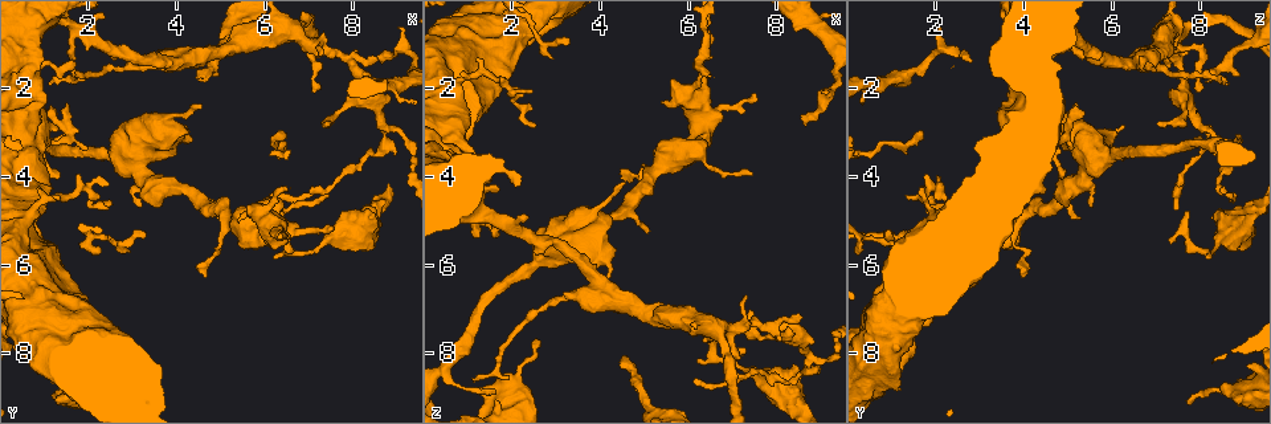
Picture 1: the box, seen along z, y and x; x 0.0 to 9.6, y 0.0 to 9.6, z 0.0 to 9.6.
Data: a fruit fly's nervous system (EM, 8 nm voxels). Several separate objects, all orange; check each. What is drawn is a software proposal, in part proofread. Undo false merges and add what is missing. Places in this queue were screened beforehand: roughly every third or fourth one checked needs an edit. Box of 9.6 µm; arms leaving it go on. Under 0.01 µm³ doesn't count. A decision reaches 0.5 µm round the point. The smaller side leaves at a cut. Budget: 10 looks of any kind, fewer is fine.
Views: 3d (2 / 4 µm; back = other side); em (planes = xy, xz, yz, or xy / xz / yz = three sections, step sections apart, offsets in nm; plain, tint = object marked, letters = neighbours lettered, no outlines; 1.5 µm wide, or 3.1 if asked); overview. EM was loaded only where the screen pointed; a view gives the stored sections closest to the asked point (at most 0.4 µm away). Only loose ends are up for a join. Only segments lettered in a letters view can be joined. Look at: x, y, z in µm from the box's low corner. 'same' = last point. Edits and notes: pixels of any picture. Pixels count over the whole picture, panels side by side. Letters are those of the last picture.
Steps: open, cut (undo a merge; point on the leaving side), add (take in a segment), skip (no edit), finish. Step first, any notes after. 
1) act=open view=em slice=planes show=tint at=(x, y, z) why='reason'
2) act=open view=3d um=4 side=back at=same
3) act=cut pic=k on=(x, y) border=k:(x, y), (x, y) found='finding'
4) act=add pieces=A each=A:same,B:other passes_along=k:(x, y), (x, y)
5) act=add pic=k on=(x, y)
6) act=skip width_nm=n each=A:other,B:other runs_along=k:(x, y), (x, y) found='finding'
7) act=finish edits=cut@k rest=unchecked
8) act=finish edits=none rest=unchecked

act=open view=em slice=planes show=letters at=(4.50, 1.70, 8.10) why='free end'

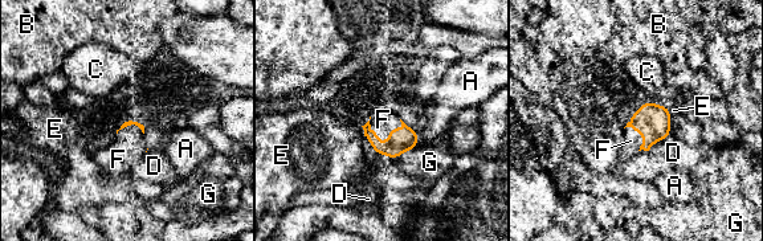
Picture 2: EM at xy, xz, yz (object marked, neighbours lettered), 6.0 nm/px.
act=add pieces=F each=A:other,B:other,C:other,D:other,E:other,F:same,G:other found='it goes on there'

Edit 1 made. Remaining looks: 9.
act=open view=overview why='redraw'

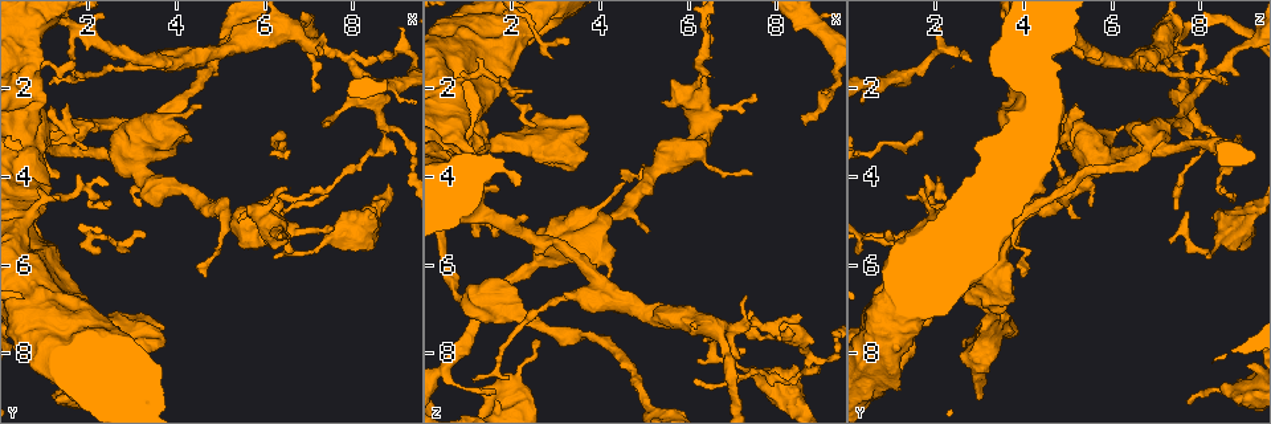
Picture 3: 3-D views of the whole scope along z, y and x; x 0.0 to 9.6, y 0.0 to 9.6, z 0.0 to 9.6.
act=open view=3d um=4 side=back at=(1.65, 3.30, 8.85) why='tapers out'

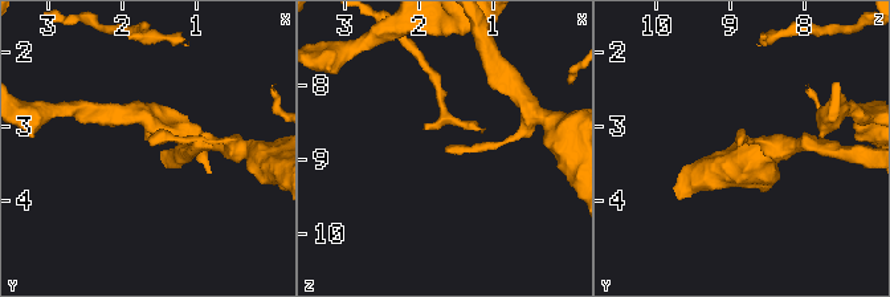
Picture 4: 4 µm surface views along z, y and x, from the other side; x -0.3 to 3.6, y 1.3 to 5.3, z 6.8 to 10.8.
act=open view=em slice=yz step=8 show=letters at=(1.60, 3.25, 8.90) why='shape alone is not enough'

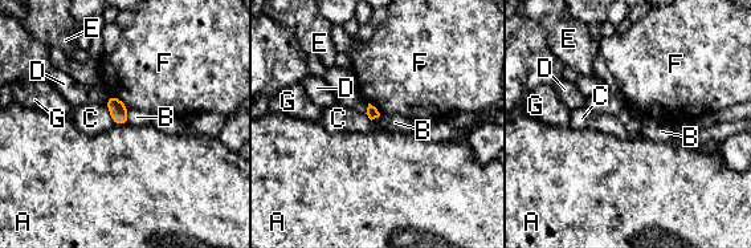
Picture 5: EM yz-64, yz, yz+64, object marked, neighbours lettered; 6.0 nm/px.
act=skip width_nm=70 each=A:other,B:other,C:other,D:other,E:other,F:other,G:other border=5:(129, 109), (126, 122) found='none of them fits'

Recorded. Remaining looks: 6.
act=open view=em um=3.1 slice=planes show=letters at=(2.20, 8.85, 8.70)

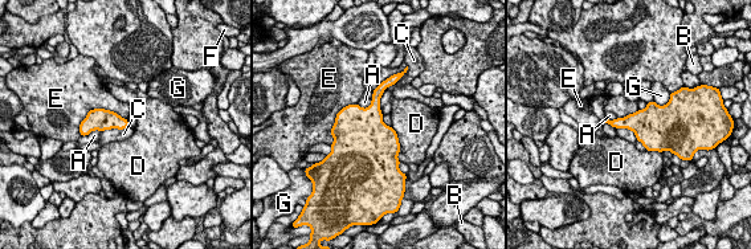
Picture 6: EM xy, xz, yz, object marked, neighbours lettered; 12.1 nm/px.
act=skip each=A:other,B:other,C:other,D:other,E:other,F:other,G:other border=6:(126, 119), (92, 109), (80, 125) found='all the same cell'

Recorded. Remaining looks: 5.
act=open view=em slice=yz step=8 show=tint at=(2.50, 5.35, 0.75) why='a narrow waist'

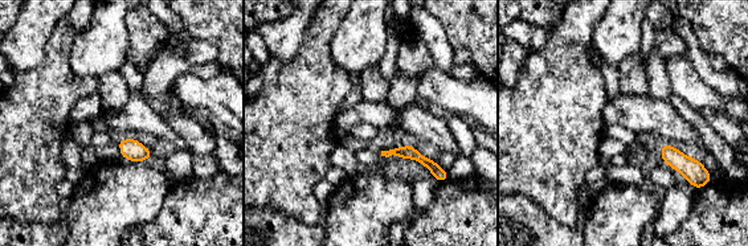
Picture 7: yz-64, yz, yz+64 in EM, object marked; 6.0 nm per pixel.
act=open view=em slice=planes show=tint at=same

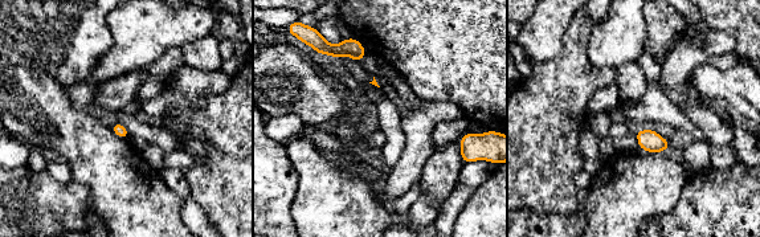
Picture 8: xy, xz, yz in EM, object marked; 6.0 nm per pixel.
act=open view=em slice=planes show=letters at=same

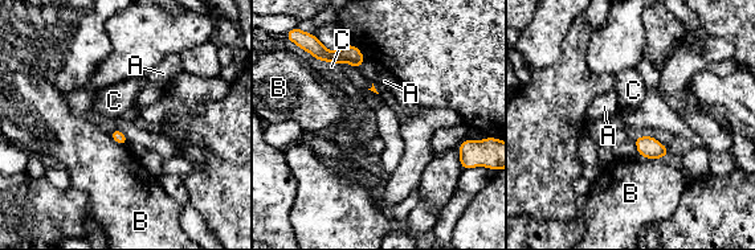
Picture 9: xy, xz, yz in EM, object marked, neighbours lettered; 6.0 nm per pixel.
act=skip longest_contact=B:150nm each=A:other,B:other,C:other border=9:(640, 155), (662, 159) found='all the same cell'

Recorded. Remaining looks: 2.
act=finish edits=add@2 rest=unchecked

